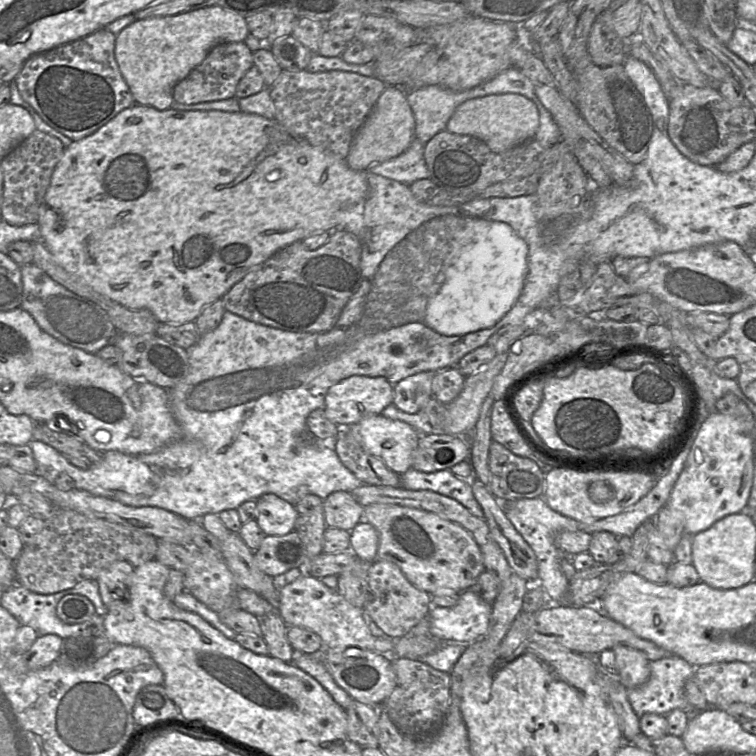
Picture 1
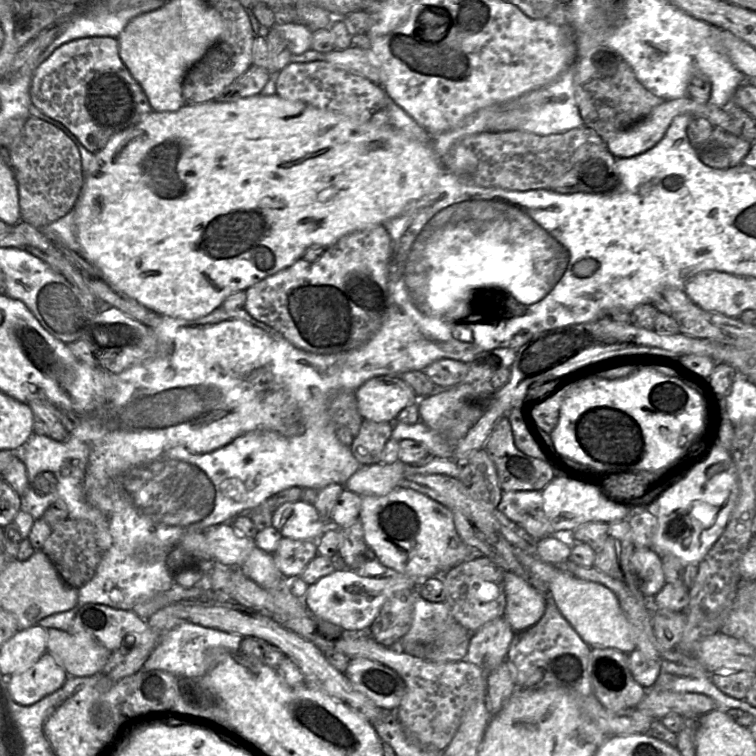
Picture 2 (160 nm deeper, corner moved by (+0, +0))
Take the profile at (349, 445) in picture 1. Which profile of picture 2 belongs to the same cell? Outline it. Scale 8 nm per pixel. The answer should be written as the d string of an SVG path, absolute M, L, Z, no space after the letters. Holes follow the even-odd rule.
M364 420L350 446L352 455L362 465L380 463L385 443L391 438L393 423Z

